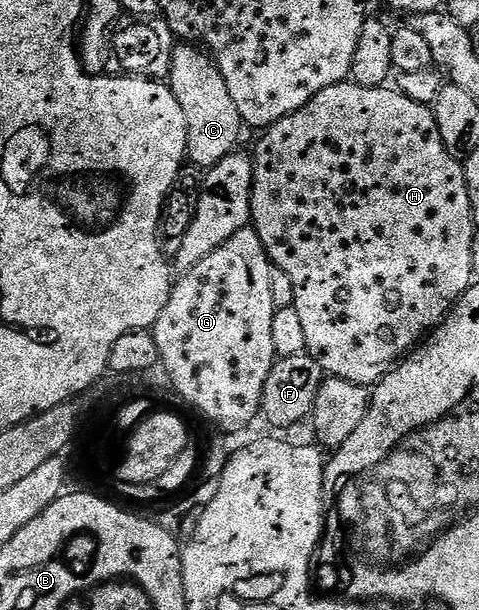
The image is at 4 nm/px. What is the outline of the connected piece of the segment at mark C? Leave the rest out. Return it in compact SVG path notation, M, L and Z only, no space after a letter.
M182 42L175 47L168 83L171 90L178 95L179 109L186 116L186 147L189 159L194 159L202 170L209 170L239 147L238 135L244 131L240 110L236 110L236 102L228 90L224 74L201 47L190 42Z

